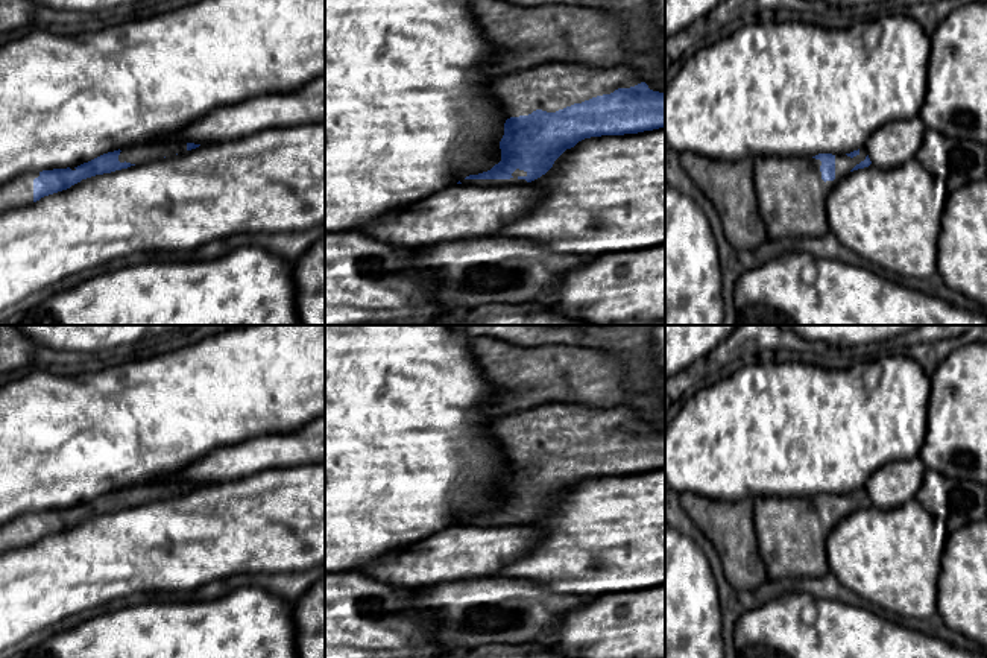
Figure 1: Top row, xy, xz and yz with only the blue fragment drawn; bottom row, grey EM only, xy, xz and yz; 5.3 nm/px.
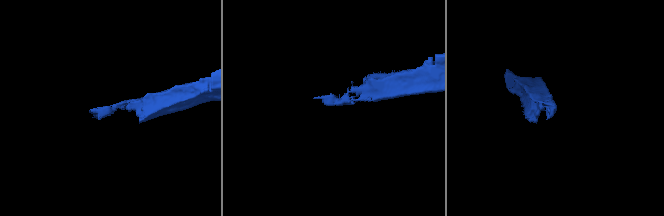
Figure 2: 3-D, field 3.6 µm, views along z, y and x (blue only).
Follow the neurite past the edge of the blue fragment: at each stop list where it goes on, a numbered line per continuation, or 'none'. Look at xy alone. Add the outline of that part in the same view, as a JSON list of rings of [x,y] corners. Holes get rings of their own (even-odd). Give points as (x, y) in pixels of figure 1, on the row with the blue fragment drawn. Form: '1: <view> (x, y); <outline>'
1: xy (18, 192); [[[39,172],[24,173],[0,185],[0,213],[33,202],[33,179]]]

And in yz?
1: yz (793, 198); [[[864,149],[853,158],[835,155],[835,179],[826,182],[821,161],[812,157],[756,157],[753,184],[768,239],[823,237],[829,231],[828,195],[866,157]]]

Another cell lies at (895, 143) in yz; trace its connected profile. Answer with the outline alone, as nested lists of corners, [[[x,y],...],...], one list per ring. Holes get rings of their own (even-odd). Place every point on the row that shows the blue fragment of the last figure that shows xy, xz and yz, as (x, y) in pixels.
[[[919,115],[890,122],[870,137],[864,150],[878,169],[896,169],[917,157],[923,143],[923,132],[925,125]]]

